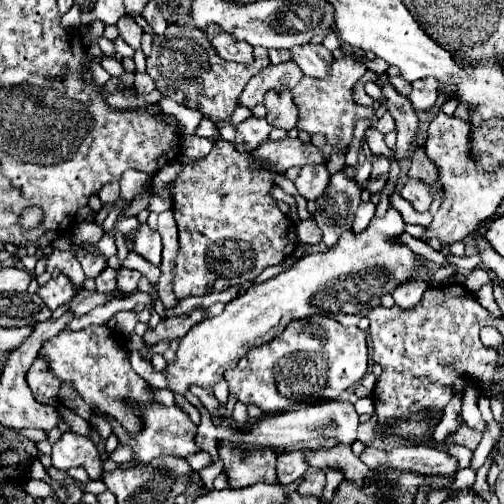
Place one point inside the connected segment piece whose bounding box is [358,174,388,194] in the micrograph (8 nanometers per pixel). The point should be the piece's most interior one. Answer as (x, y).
(373, 185)

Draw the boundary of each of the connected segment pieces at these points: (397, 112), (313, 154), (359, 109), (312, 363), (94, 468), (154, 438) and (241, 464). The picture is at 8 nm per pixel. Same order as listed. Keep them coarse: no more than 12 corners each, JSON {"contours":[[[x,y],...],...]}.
{"contours":[[[384,84],[388,112],[396,120],[398,160],[408,156],[418,128],[410,100]],[[298,138],[266,140],[252,152],[284,174],[292,166],[326,164],[322,148]],[[352,56],[330,76],[304,76],[292,98],[298,128],[348,148],[354,122],[374,110],[352,100]],[[294,320],[224,372],[262,412],[334,398],[366,374],[366,334]],[[74,432],[52,444],[50,460],[62,470],[84,466],[100,480],[102,460],[94,442]],[[148,404],[144,428],[130,438],[108,418],[118,446],[136,460],[200,452],[196,426],[176,406]],[[220,446],[230,488],[278,482],[272,450]]]}

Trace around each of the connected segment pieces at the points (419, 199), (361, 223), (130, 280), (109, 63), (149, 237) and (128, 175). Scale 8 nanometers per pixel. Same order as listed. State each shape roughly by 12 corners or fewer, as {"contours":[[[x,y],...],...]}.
{"contours":[[[408,180],[400,196],[416,212],[432,204],[430,188],[420,180]],[[362,202],[352,220],[352,230],[366,230],[376,204]],[[118,268],[118,290],[134,292],[138,270]],[[102,56],[102,68],[110,76],[124,72],[122,64],[112,56]],[[148,224],[138,228],[132,252],[160,266],[162,244]],[[126,170],[120,180],[124,200],[148,190],[148,174]]]}

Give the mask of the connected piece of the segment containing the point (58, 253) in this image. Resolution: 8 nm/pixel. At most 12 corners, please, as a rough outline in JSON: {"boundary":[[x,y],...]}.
{"boundary":[[55,249],[46,271],[59,269],[76,294],[84,288],[84,272],[74,254]]}

